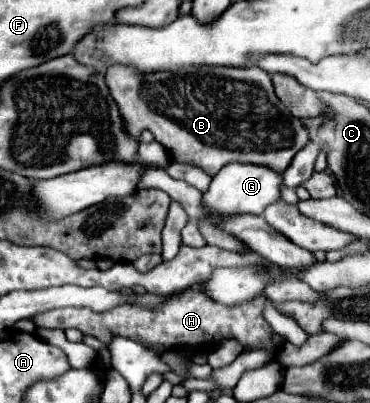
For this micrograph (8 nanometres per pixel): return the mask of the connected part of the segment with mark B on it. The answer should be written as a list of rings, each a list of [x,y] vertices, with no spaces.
[[[112,66],[106,72],[106,84],[110,82],[110,96],[114,98],[126,134],[138,138],[146,128],[154,134],[174,162],[186,162],[202,166],[208,174],[218,174],[218,170],[230,162],[250,162],[262,166],[274,166],[284,172],[290,160],[300,148],[310,140],[308,130],[298,118],[294,118],[286,106],[274,94],[270,74],[258,66],[246,70],[222,68],[220,80],[208,80],[208,70],[166,70],[162,74],[134,74],[124,66]]]

